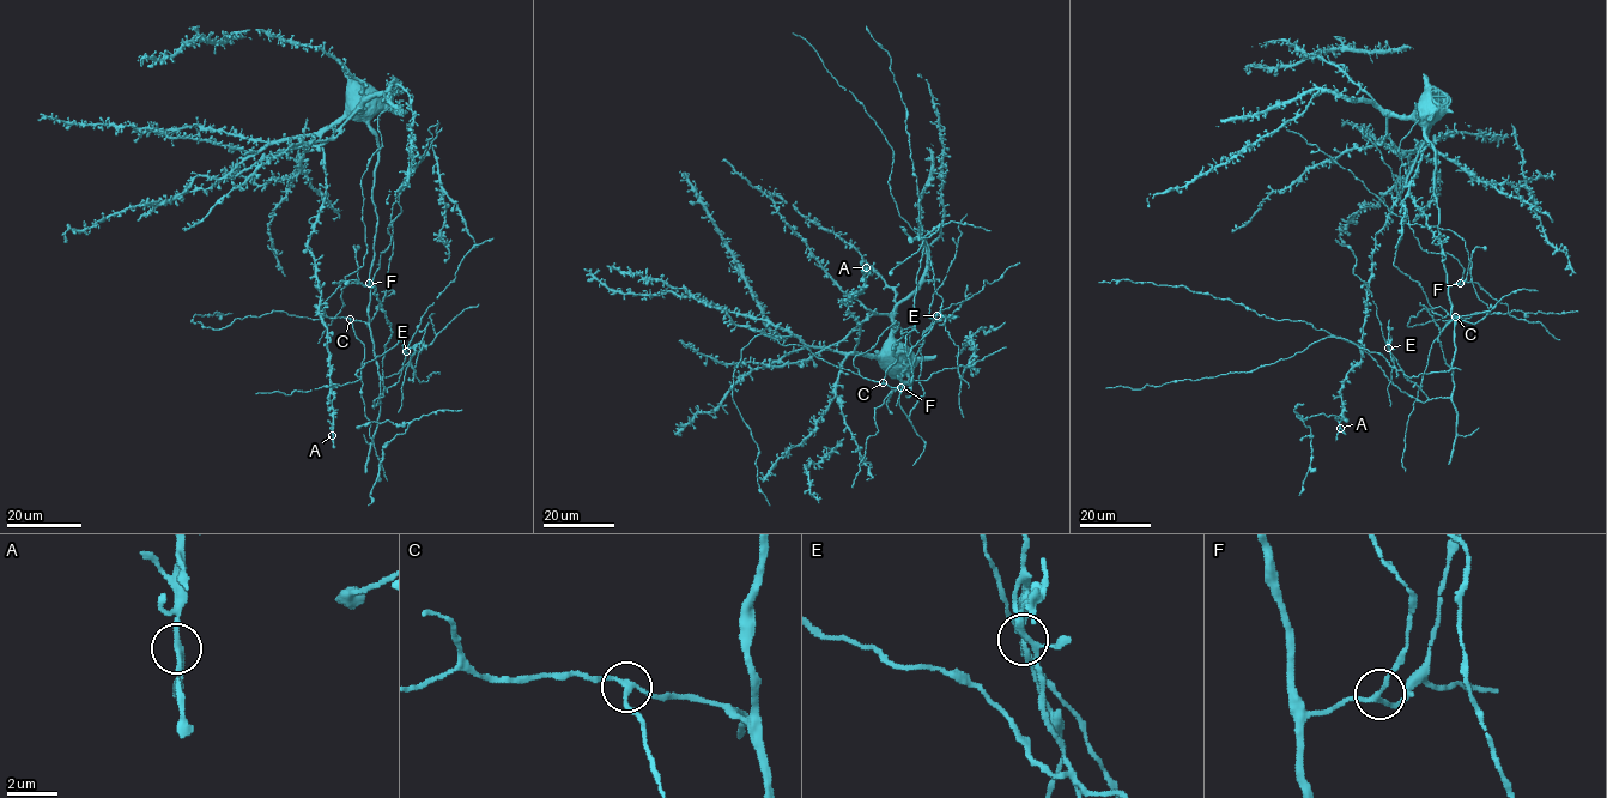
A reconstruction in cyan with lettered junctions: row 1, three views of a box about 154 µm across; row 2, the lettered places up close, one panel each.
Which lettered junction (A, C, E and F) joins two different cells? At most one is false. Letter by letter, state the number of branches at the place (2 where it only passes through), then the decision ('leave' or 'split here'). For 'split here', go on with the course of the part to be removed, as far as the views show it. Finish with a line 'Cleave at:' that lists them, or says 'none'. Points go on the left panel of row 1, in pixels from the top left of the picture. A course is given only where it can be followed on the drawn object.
A: 3 branches meet; leave
C: 3 branches meet; leave
E: 3 branches meet; split here; foreign part runs (406, 351), (412, 348), (414, 355), (404, 376), (402, 405), (398, 412)
F: 3 branches meet; leave
Cleave at: E

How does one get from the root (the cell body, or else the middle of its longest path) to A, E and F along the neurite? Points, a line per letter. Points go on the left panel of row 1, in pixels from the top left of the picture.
A: (359, 96), (320, 138), (325, 199), (308, 242), (320, 290), (319, 314), (327, 330), (332, 435)
E: (359, 96), (377, 145), (368, 307), (380, 380), (376, 405), (399, 380), (406, 351)
F: (359, 96), (377, 145), (373, 189), (377, 225), (369, 283)

